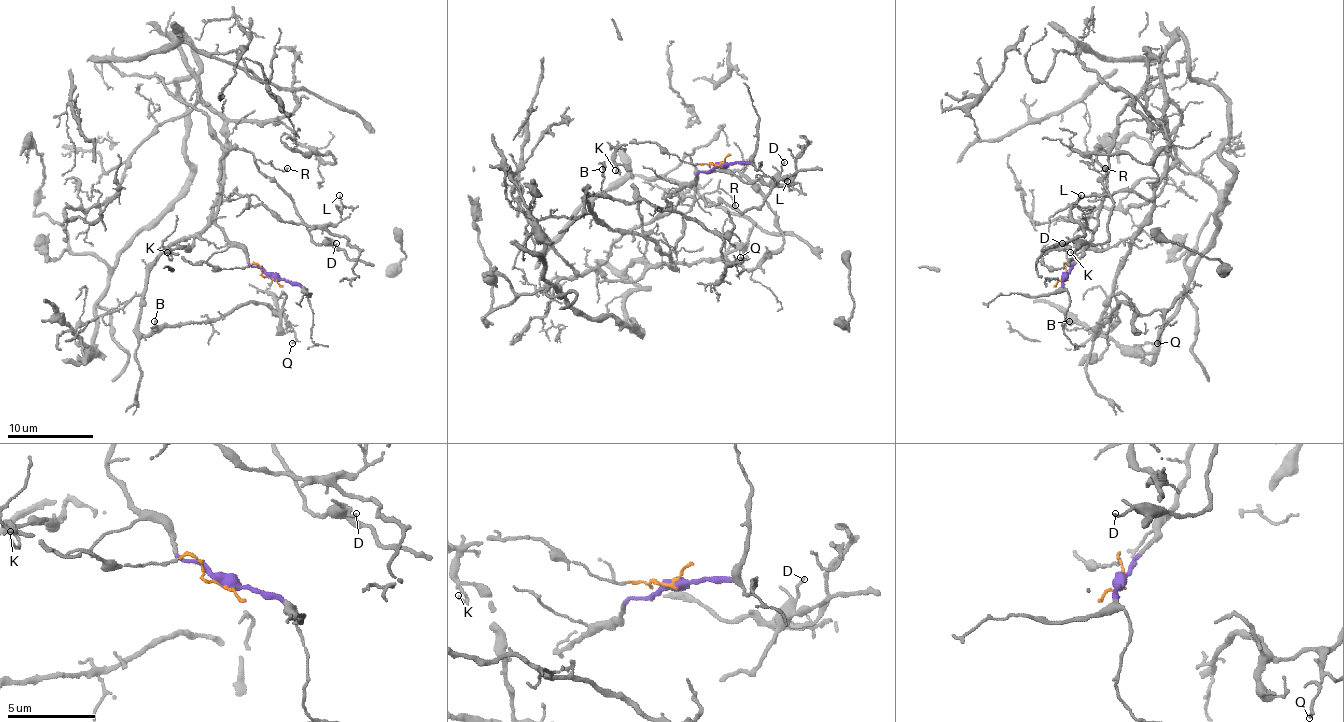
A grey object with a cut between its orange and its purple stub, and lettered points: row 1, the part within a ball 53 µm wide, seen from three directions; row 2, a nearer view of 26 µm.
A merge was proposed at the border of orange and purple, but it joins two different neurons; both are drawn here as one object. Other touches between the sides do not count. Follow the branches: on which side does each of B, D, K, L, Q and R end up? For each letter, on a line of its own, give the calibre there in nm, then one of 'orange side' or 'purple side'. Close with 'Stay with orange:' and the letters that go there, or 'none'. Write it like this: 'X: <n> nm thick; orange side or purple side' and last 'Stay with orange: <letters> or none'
B: 90 nm thick; orange side
D: 120 nm thick; purple side
K: 90 nm thick; orange side
L: 80 nm thick; orange side
Q: 170 nm thick; orange side
R: 130 nm thick; purple side
Stay with orange: B, K, L, Q

